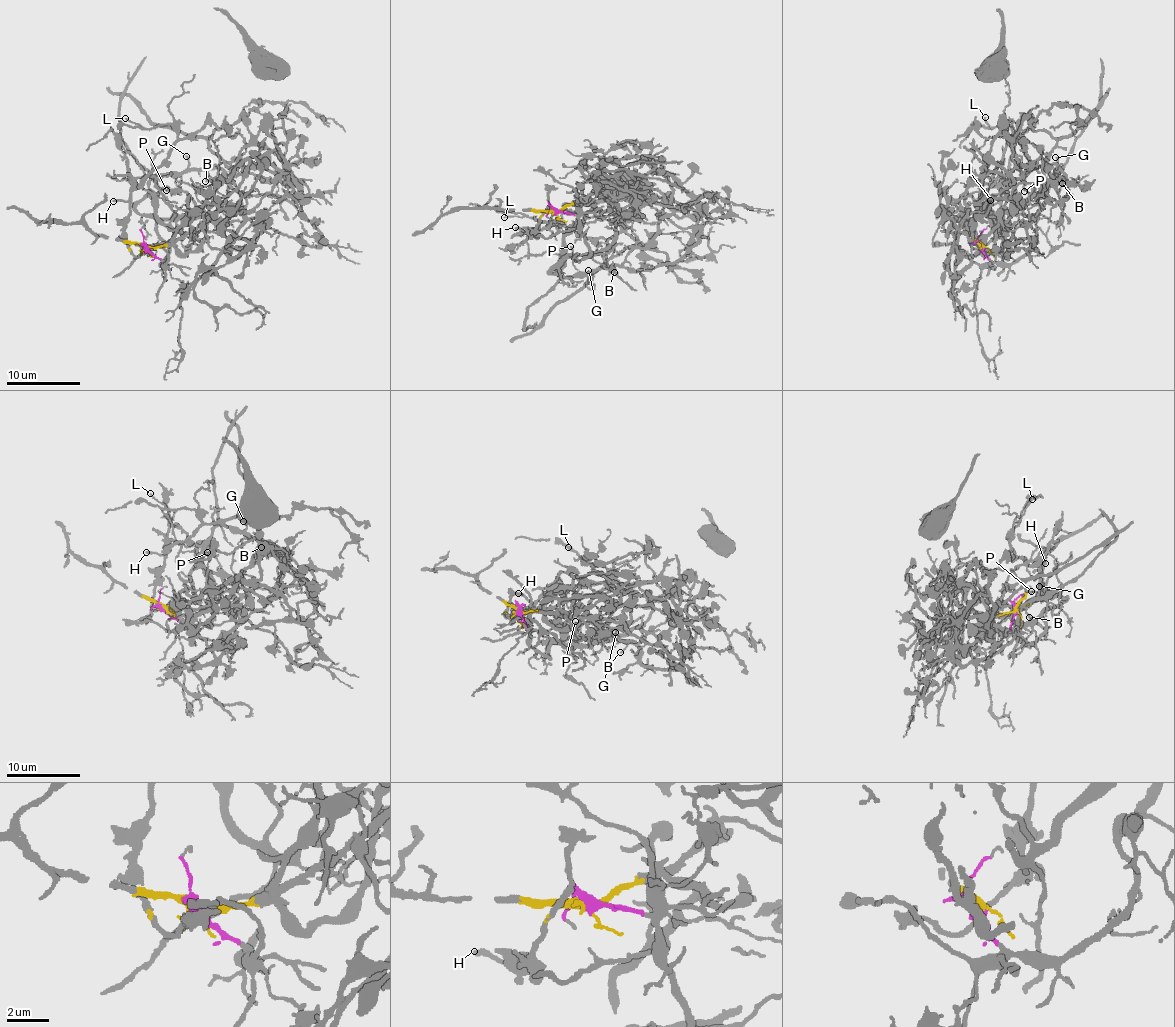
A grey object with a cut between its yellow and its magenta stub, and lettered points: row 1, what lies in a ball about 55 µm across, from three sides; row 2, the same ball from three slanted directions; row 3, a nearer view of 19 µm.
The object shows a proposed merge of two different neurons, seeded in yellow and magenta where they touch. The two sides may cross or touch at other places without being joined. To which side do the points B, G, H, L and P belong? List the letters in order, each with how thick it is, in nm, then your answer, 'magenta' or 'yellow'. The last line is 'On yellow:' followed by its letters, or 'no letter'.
B: 130 nm thick; magenta
G: 150 nm thick; magenta
H: 240 nm thick; yellow
L: 140 nm thick; yellow
P: 150 nm thick; magenta
On yellow: H, L

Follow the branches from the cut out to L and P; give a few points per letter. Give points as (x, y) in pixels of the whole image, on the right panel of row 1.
L: (981, 246), (997, 232), (1000, 192), (993, 178), (1006, 145), (1003, 125), (988, 128), (985, 117)
P: (981, 246), (996, 263), (1010, 263), (1030, 248), (1037, 237), (1029, 220), (1046, 200), (1033, 187), (1025, 191)

